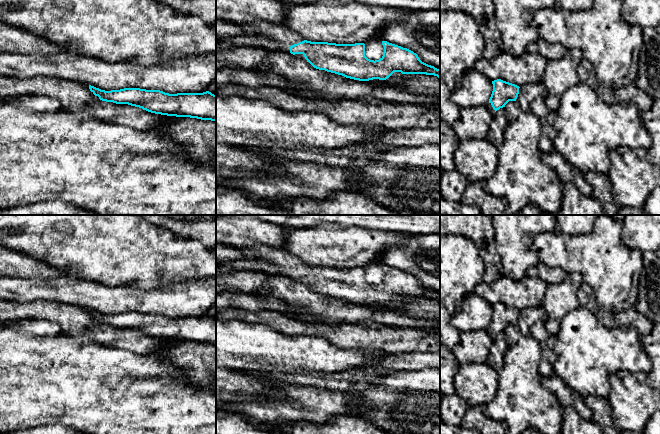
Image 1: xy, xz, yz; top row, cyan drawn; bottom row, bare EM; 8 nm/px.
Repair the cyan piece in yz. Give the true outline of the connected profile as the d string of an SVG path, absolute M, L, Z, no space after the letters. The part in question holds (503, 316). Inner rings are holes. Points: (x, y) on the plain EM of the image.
M501 303L492 305L492 308L493 315L486 331L493 339L497 334L505 331L509 325L516 325L520 311Z

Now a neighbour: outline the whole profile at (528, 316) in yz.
M541 306L527 307L521 310L517 323L509 325L504 331L507 346L515 345L522 335L530 335L533 324L537 321L545 321L546 317L546 312Z

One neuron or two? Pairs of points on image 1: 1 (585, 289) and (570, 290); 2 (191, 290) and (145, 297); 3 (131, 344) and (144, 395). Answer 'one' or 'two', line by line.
1: two
2: one
3: two

